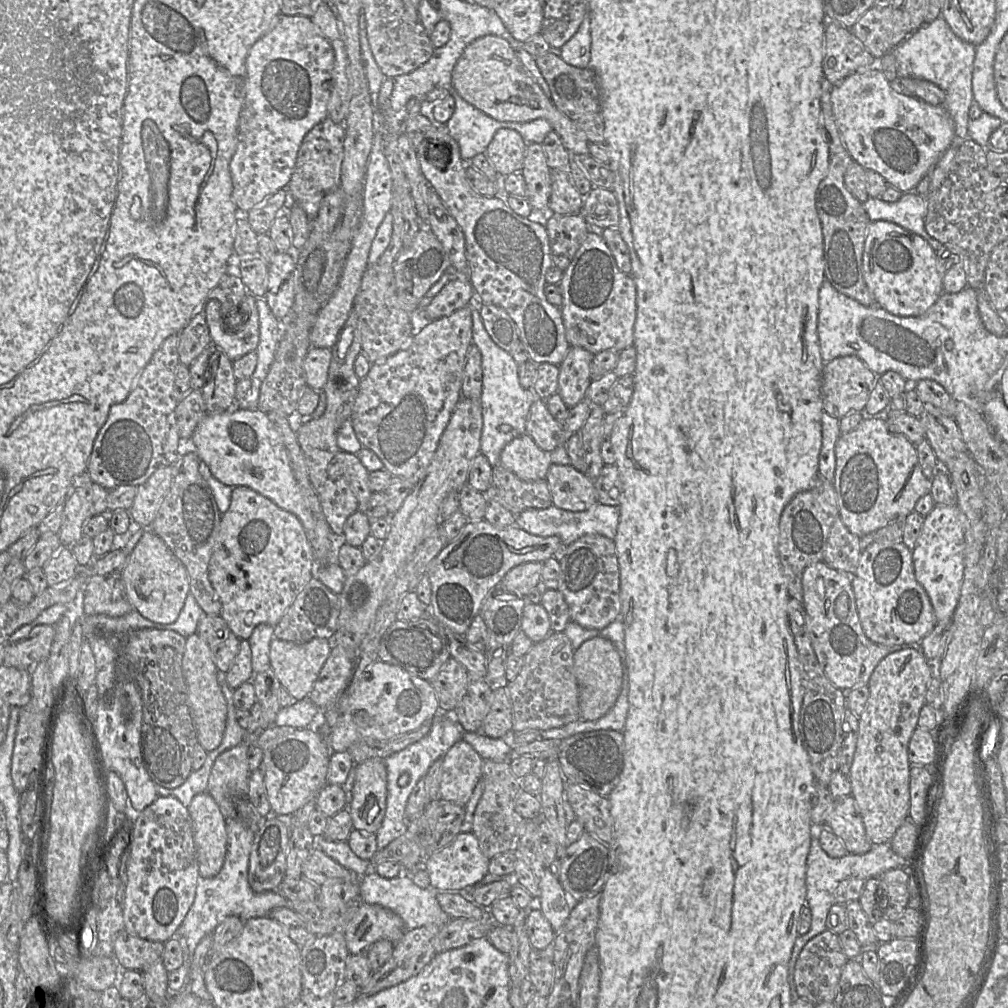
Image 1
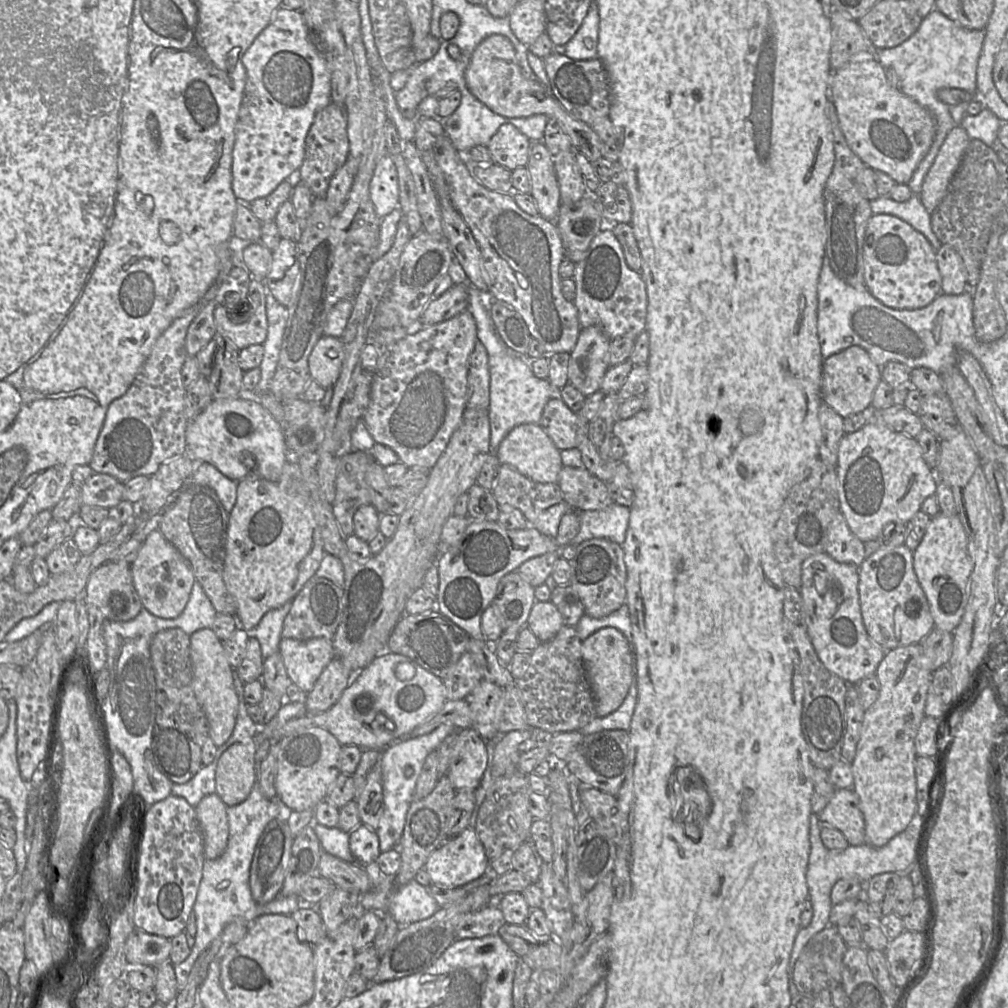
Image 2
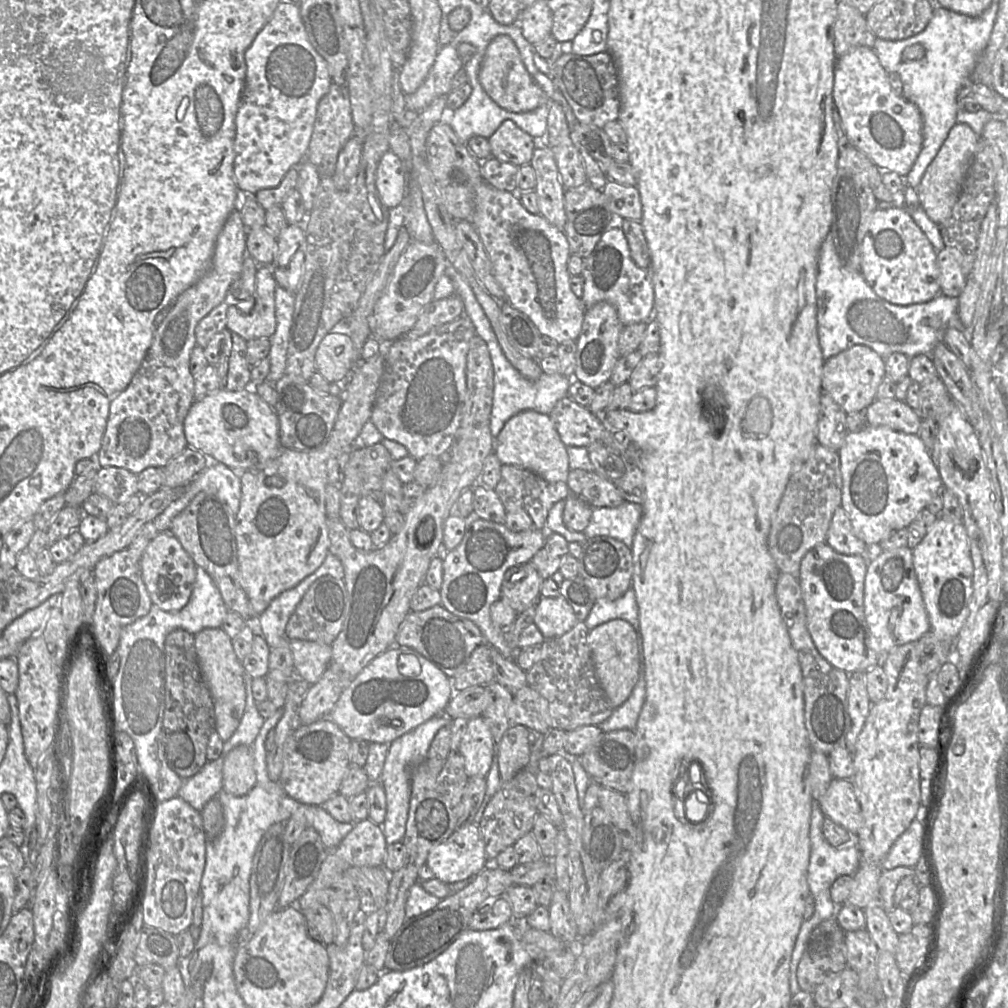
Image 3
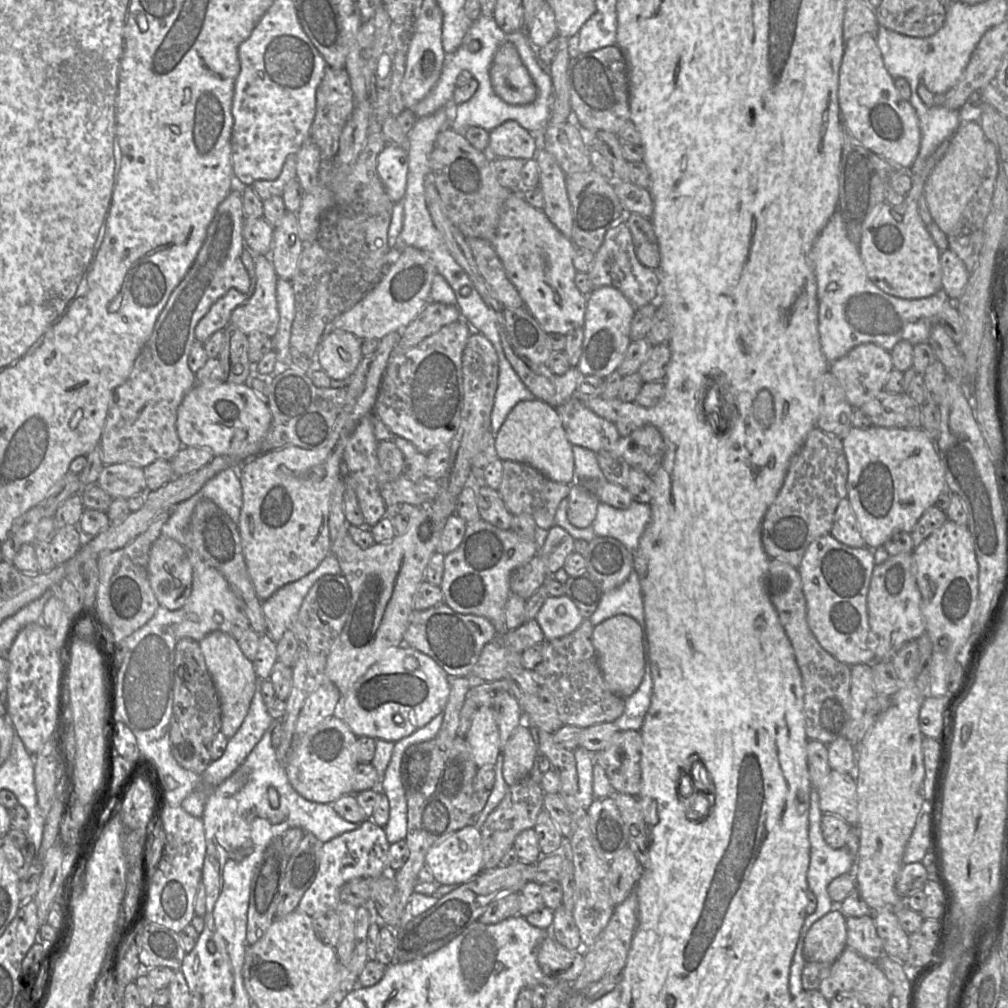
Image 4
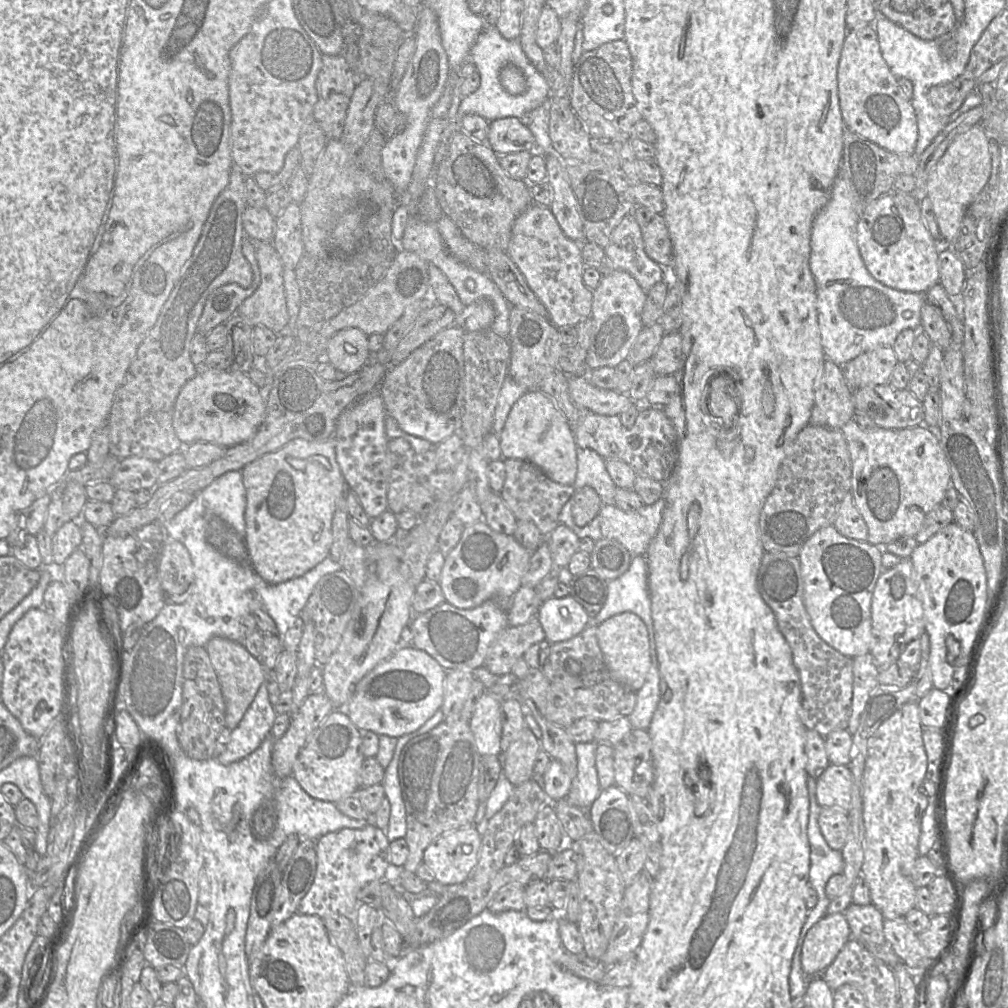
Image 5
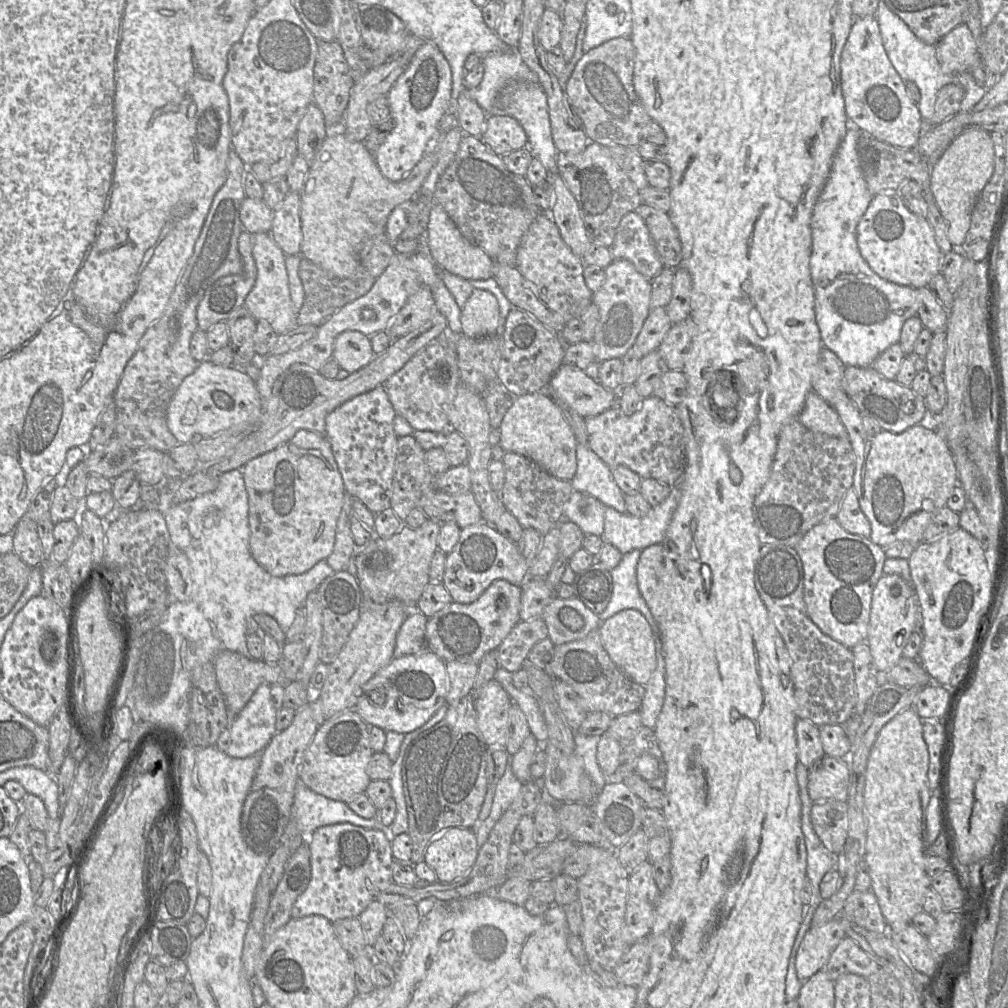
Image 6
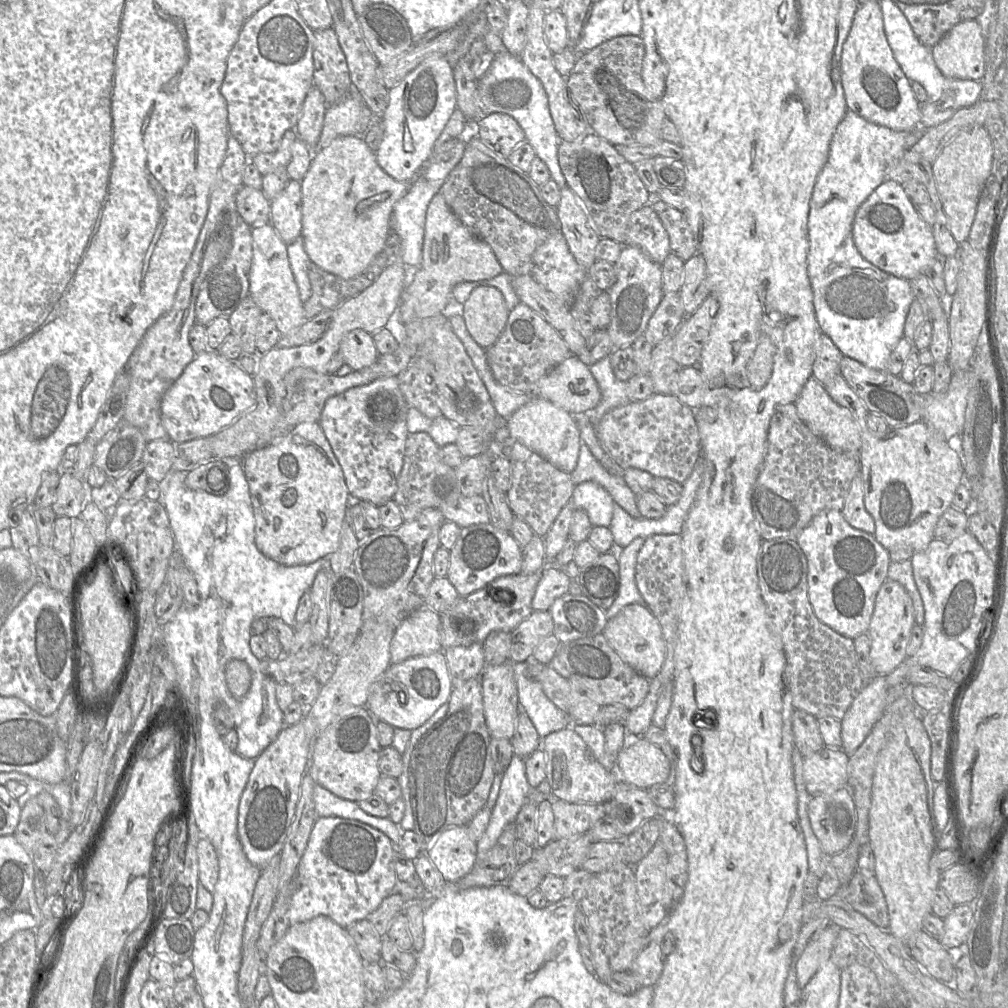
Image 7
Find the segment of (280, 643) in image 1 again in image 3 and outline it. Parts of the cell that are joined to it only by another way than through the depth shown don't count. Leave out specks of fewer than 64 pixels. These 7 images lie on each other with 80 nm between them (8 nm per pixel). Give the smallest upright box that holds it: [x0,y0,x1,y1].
[289,640,332,684]

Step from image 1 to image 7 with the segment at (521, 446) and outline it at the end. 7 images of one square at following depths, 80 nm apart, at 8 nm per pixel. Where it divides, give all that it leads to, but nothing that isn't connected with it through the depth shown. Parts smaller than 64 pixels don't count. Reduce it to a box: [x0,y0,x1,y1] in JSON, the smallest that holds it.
[506,396,581,474]

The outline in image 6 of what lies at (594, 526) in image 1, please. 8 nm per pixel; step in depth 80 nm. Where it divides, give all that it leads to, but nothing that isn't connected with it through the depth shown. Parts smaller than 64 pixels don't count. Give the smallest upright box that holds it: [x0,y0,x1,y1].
[601,486,681,554]

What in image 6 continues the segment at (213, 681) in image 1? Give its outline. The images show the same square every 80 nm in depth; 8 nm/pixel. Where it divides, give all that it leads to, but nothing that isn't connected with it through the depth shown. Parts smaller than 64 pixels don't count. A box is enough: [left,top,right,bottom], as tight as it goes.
[213,650,290,717]

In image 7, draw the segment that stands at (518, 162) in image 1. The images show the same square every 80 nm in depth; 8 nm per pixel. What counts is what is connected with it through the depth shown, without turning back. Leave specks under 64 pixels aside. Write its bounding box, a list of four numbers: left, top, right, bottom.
[477,113,526,157]

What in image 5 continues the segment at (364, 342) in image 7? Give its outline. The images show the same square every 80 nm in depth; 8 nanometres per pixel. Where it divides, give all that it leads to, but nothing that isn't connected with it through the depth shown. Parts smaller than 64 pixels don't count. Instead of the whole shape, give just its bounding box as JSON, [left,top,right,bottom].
[326,328,370,375]

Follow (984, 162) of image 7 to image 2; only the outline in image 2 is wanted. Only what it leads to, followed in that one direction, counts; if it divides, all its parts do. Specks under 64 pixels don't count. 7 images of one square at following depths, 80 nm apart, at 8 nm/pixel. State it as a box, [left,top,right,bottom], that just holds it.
[918,125,970,215]

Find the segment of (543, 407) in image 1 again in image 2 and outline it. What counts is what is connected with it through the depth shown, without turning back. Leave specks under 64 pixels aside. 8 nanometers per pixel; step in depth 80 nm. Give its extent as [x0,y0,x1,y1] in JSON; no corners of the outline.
[539,396,589,451]

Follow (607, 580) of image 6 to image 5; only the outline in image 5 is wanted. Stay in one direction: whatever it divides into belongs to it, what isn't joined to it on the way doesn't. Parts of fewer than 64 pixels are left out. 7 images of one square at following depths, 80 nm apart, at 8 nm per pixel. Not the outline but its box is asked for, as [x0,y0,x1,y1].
[569,568,608,618]

